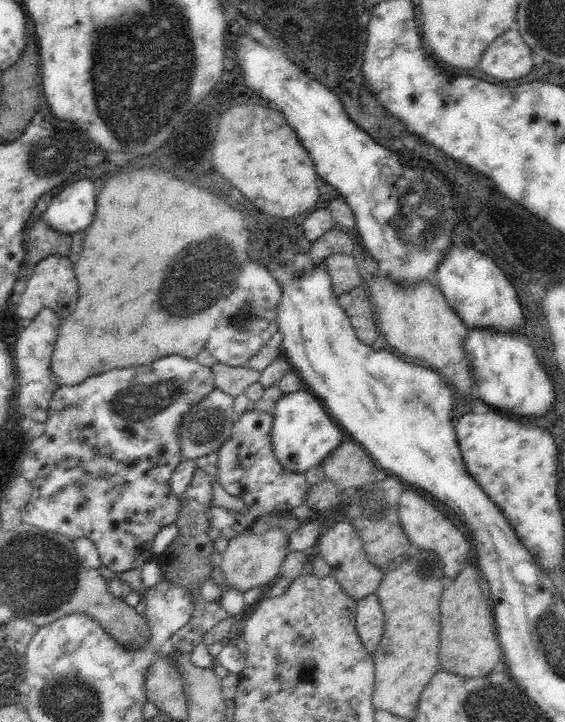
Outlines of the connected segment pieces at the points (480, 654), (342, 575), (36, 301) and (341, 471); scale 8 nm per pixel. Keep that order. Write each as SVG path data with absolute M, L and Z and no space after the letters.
M470 566L462 570L462 574L458 574L456 580L444 590L440 614L438 664L441 670L466 678L482 678L490 674L502 658L503 648L496 632L494 609L491 606L488 610L488 604L482 598L480 568Z
M351 520L337 522L320 537L319 555L331 566L331 575L338 581L342 590L352 600L362 600L369 594L375 593L386 573L385 570L370 564L360 535Z
M50 255L36 264L34 274L28 279L28 284L22 293L20 302L12 307L12 312L17 318L34 320L40 310L51 308L59 314L61 319L66 318L76 308L76 300L78 300L78 292L76 290L78 290L78 284L76 284L74 268L72 268L68 257Z
M352 439L344 440L334 452L330 452L321 466L326 480L333 482L340 490L367 484L378 471L375 460L363 445Z

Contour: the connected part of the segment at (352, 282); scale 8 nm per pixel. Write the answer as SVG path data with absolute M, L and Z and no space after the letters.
M333 254L325 260L325 263L332 281L334 296L348 294L364 282L353 255Z

